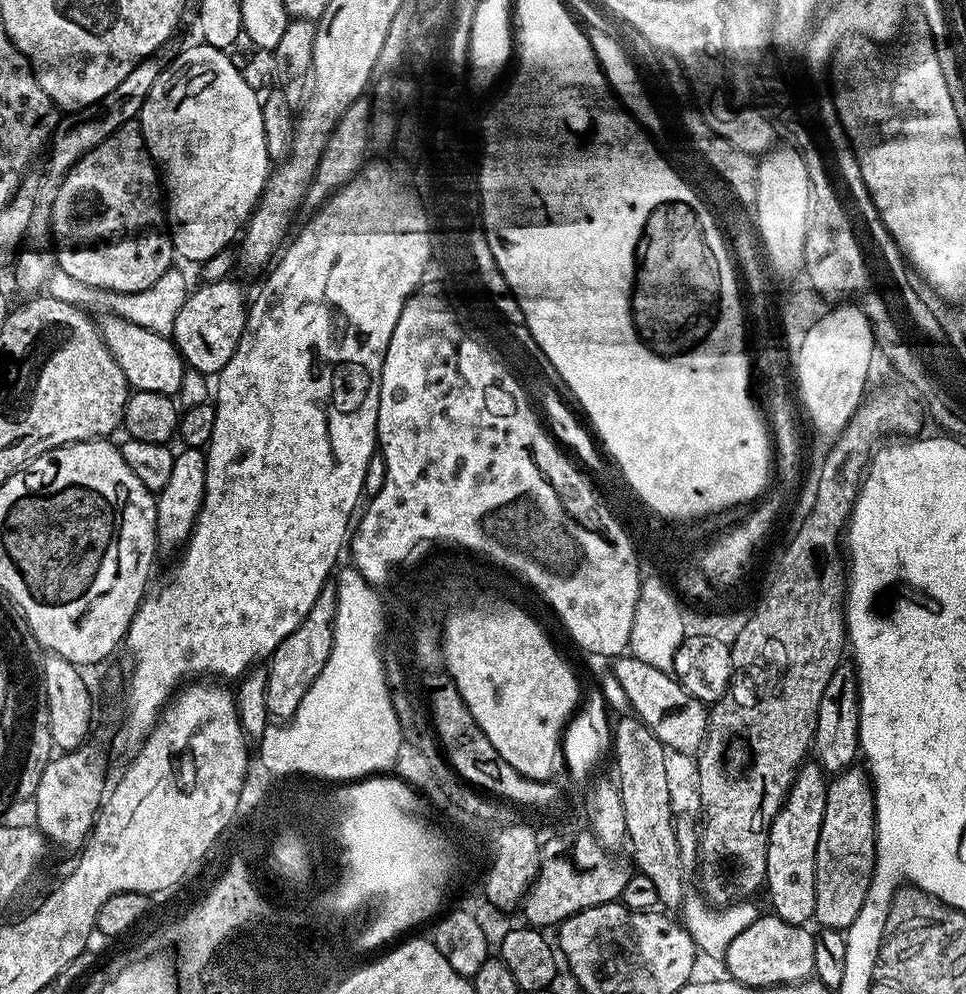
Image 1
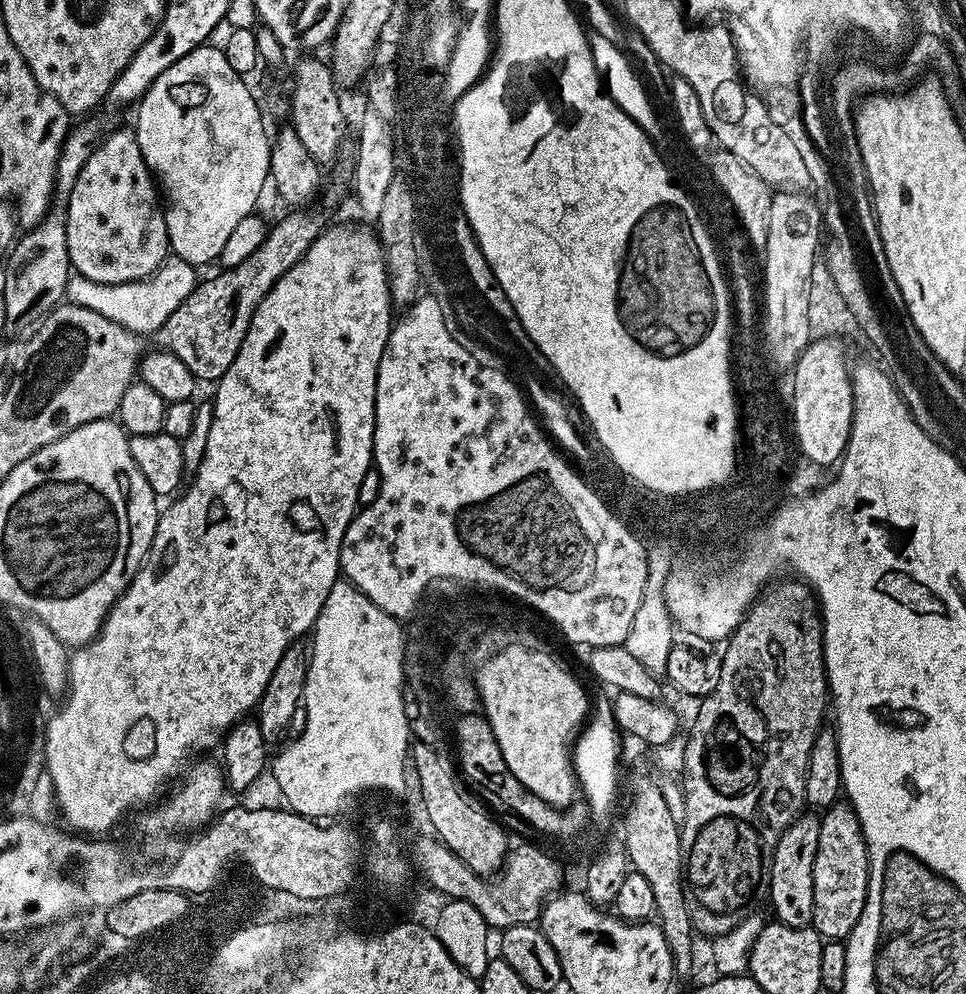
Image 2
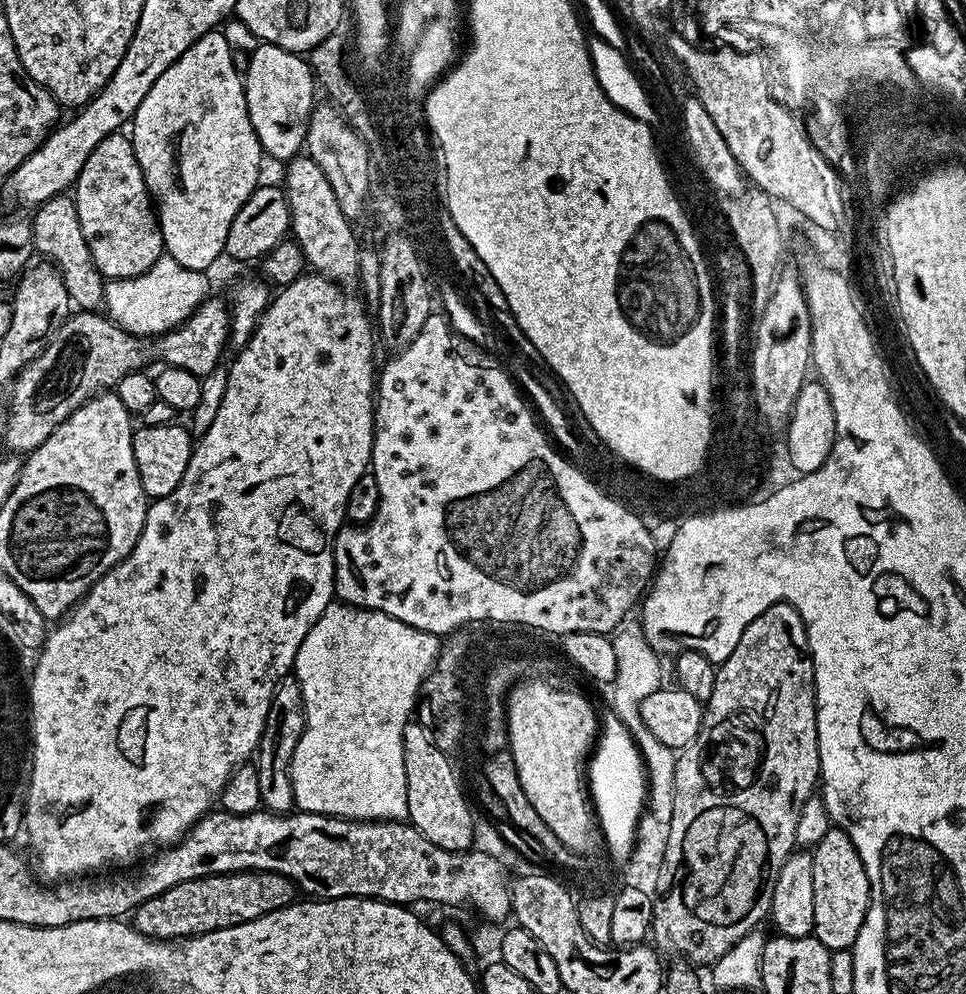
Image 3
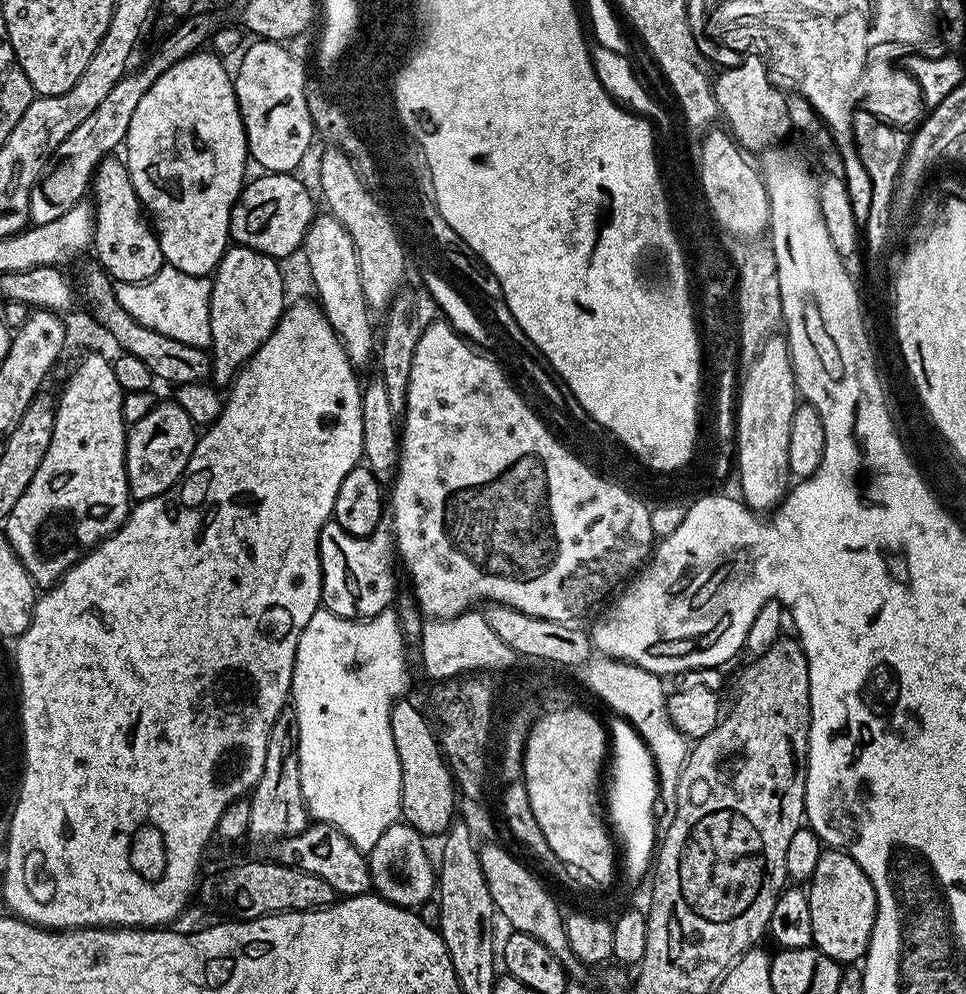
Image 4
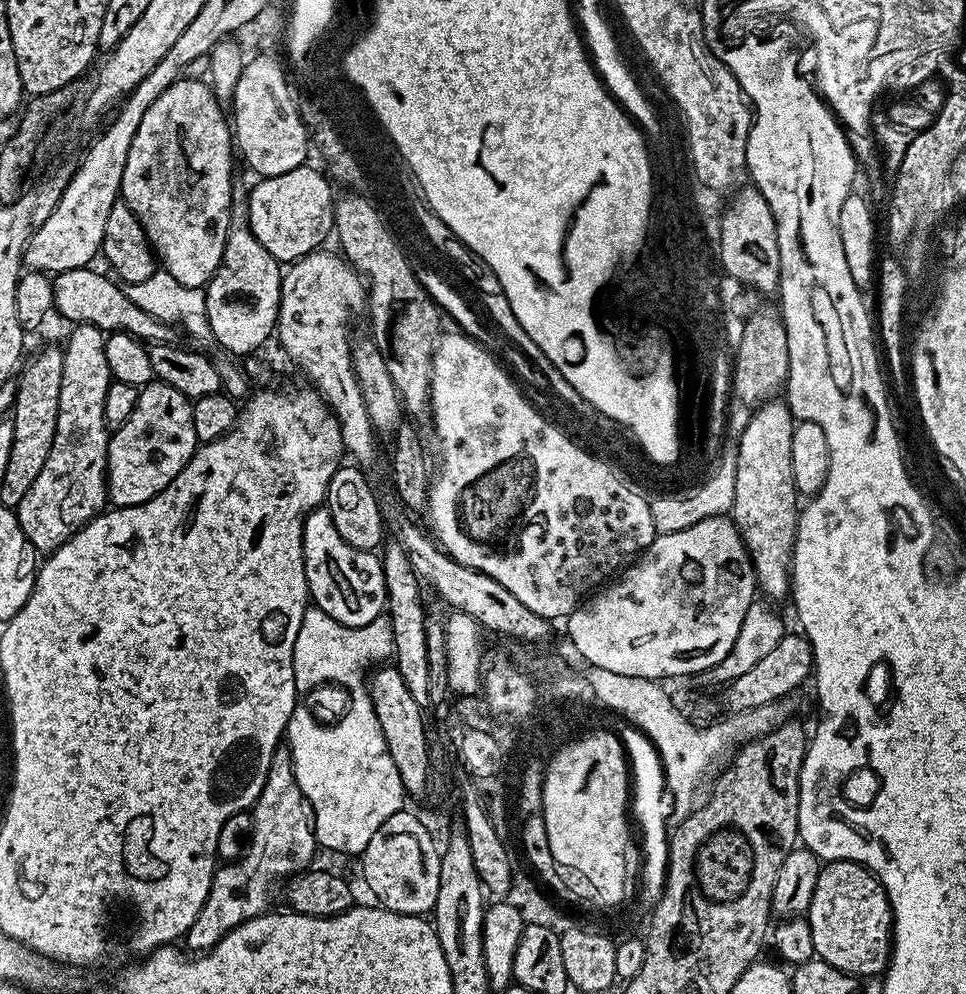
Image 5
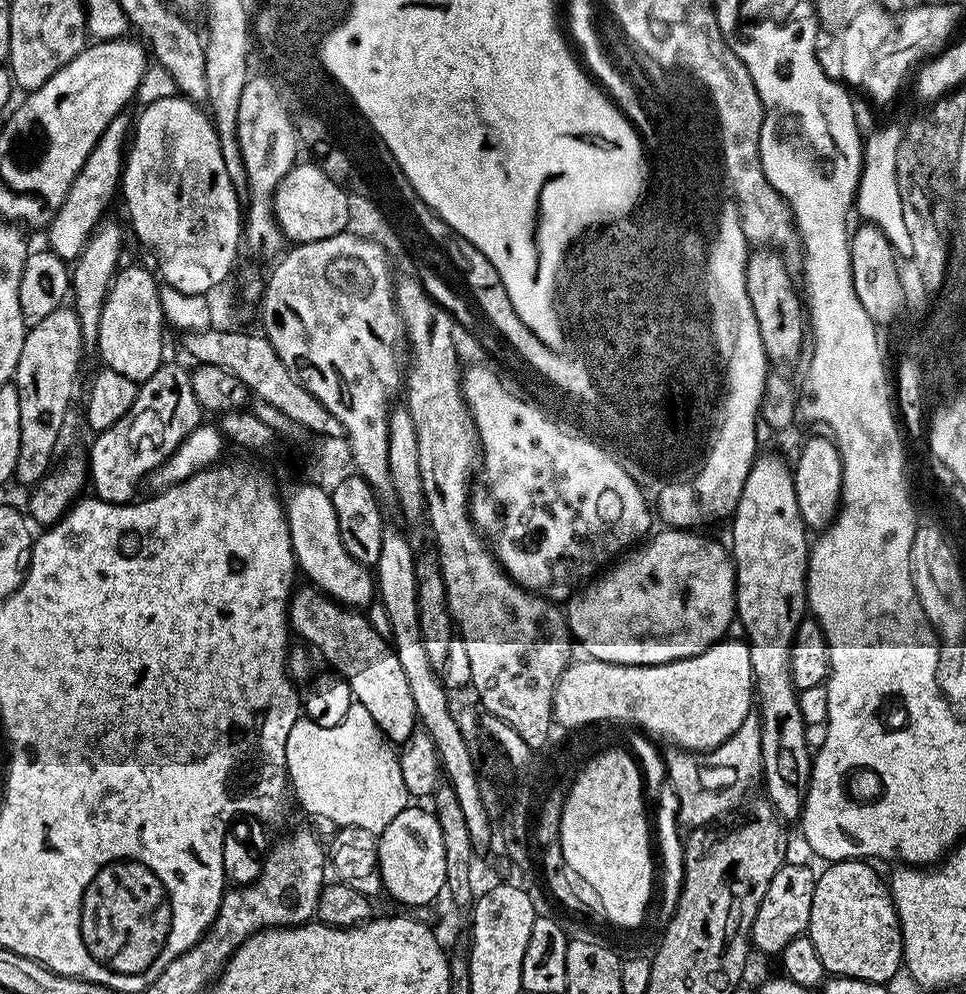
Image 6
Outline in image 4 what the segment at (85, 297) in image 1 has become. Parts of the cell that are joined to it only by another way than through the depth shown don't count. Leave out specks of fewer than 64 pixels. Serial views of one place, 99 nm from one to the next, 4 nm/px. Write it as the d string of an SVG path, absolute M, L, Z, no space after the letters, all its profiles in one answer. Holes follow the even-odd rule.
M165 264L146 283L117 281L114 292L122 308L140 325L196 348L206 350L211 347L209 304L212 283L209 277L188 275Z

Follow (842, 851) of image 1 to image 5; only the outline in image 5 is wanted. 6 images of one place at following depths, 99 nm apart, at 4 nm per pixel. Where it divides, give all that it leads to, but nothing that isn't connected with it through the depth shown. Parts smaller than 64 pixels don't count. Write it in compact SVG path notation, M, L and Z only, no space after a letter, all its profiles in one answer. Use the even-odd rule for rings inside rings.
M833 860L825 863L818 874L818 886L814 886L814 898L806 913L810 930L814 934L814 950L819 959L857 978L879 977L888 967L892 954L892 907L879 880L853 860Z

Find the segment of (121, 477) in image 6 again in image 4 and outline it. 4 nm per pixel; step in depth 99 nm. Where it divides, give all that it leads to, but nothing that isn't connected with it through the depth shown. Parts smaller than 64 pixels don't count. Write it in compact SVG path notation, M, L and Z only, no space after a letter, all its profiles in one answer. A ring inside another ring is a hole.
M157 402L146 414L146 418L139 420L137 424L131 425L127 429L126 435L126 474L128 475L128 495L133 501L139 502L149 500L158 494L162 494L170 486L174 486L176 479L184 473L184 467L190 462L192 451L198 439L197 425L193 424L190 414L182 410L174 402Z

